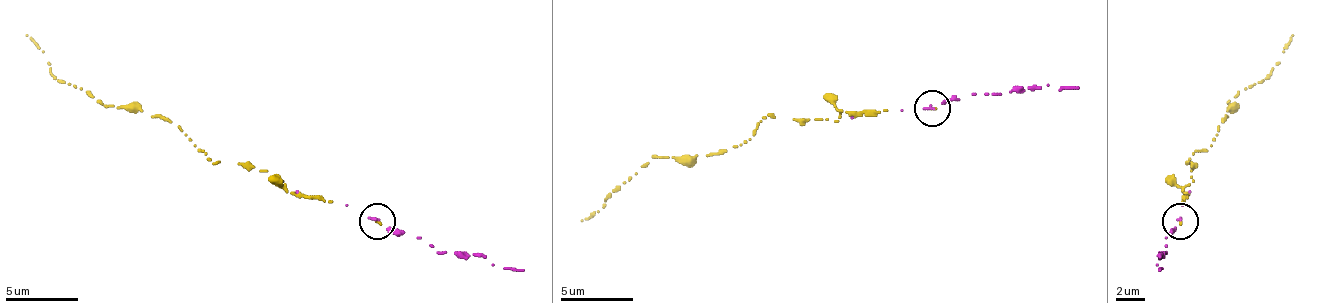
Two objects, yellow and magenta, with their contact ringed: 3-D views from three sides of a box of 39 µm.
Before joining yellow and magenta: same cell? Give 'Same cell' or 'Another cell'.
Same cell

